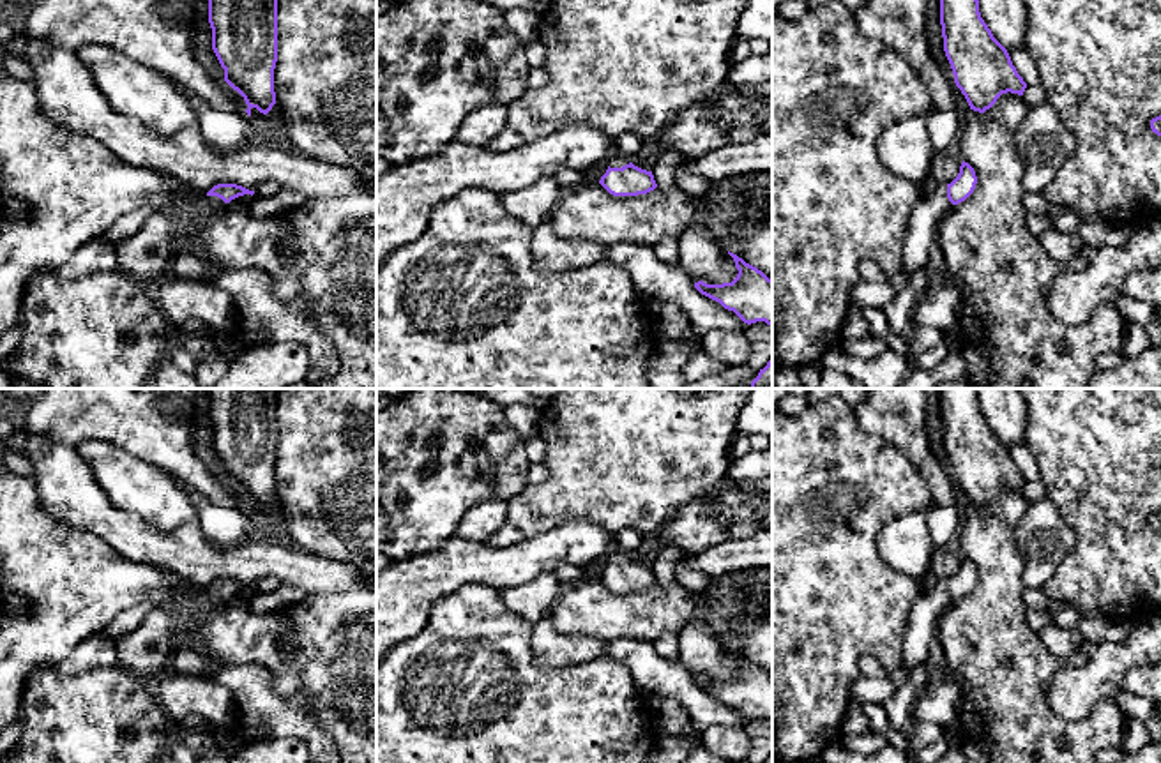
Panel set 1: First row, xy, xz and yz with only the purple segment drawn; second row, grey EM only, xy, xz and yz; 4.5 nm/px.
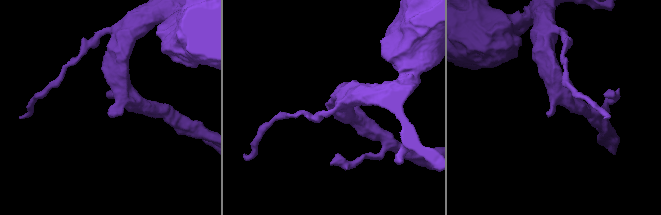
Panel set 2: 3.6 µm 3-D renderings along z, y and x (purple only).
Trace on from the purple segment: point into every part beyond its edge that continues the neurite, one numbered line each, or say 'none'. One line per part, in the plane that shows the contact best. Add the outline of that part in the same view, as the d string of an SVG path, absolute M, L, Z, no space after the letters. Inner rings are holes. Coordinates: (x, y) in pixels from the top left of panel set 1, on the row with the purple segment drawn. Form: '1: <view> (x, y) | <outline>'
1: xz (615, 159) | M617 150L608 157L608 166L610 168L622 168L626 164L629 164L629 157L618 154Z

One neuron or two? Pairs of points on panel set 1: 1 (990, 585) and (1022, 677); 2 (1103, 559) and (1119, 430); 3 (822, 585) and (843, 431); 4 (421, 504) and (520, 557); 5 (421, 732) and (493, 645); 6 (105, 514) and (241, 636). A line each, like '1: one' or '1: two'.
1: one
2: one
3: one
4: two
5: one
6: two

